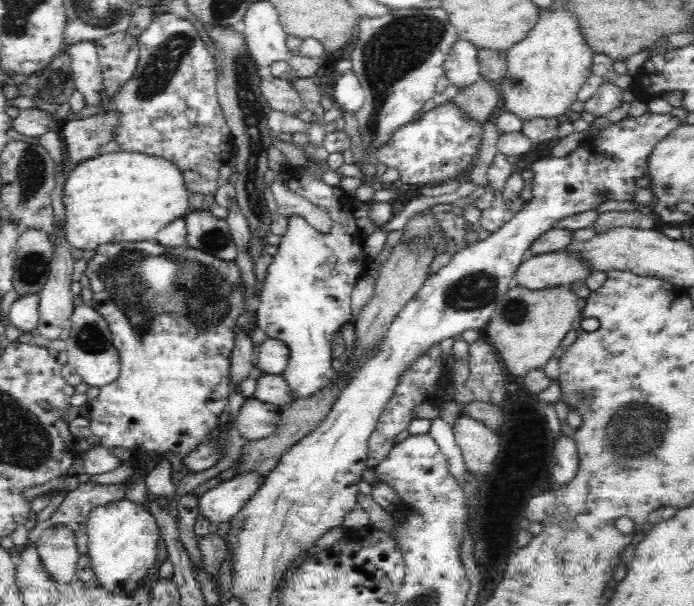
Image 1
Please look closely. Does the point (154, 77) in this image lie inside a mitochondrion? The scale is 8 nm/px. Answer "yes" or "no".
yes

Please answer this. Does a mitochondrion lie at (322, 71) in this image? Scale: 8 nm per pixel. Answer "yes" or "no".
no

